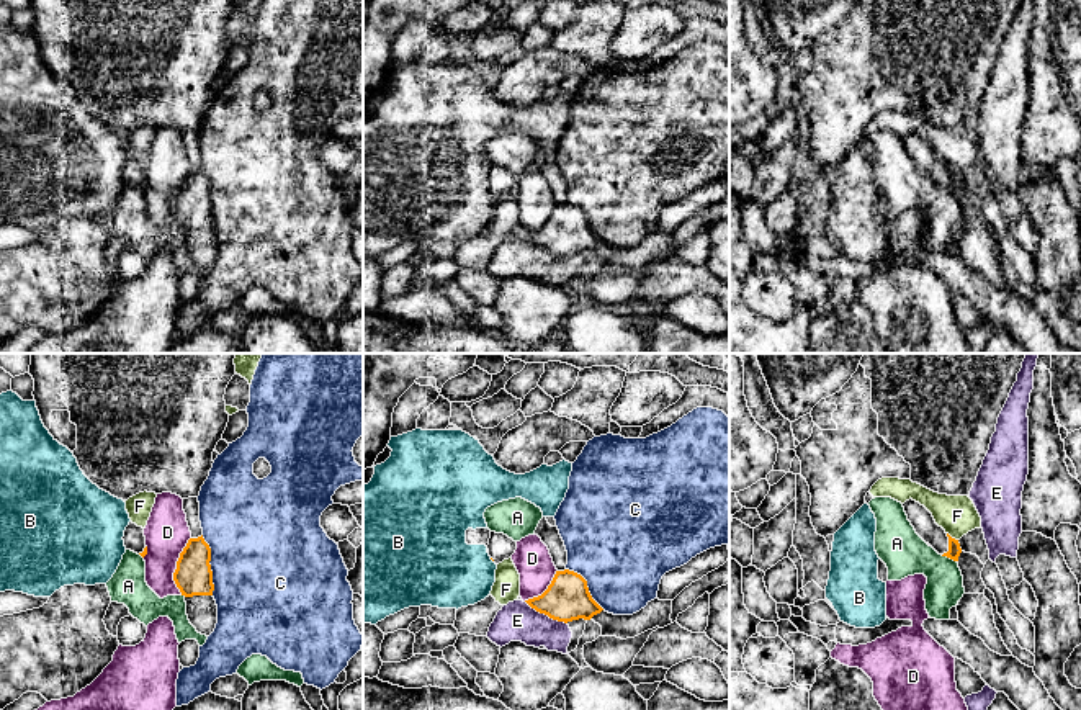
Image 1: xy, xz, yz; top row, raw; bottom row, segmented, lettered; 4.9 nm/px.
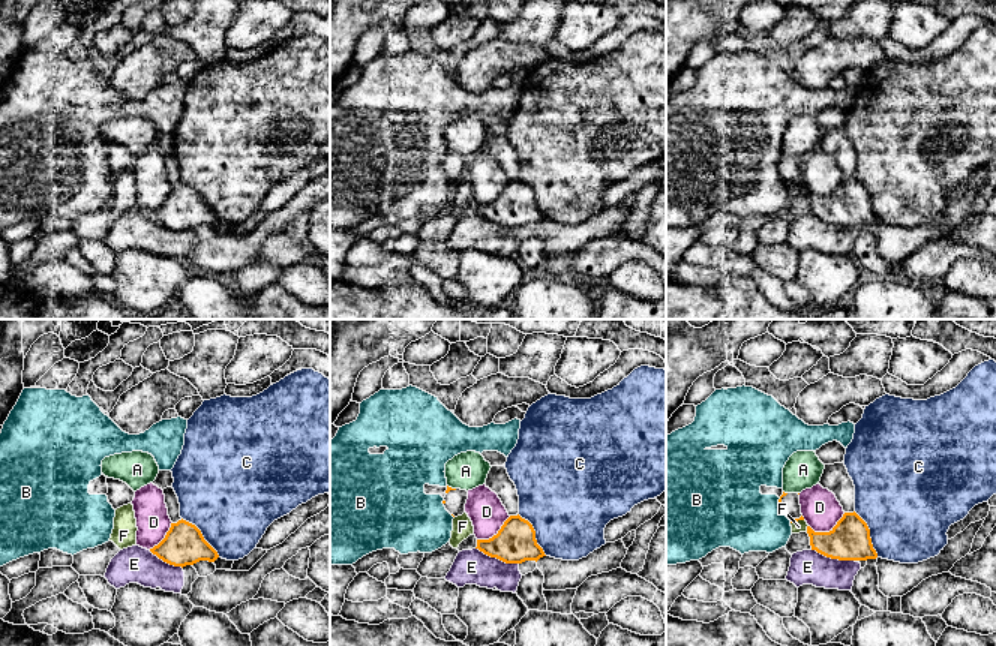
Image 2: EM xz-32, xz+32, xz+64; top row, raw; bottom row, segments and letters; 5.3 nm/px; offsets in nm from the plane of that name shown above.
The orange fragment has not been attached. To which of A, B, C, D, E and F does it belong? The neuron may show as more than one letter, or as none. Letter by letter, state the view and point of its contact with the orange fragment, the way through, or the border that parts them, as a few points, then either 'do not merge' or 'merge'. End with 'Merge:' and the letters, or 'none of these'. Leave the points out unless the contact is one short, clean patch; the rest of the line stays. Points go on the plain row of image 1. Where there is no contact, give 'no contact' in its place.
A: yz (949, 190) | do not merge
B: no contact | do not merge
C: xy (210, 198) | do not merge
D: xy (177, 200) | do not merge
E: xz (547, 247) | do not merge
F: yz (950, 170) | along yz (947, 166), (957, 174) | do not merge
Merge: none of these

